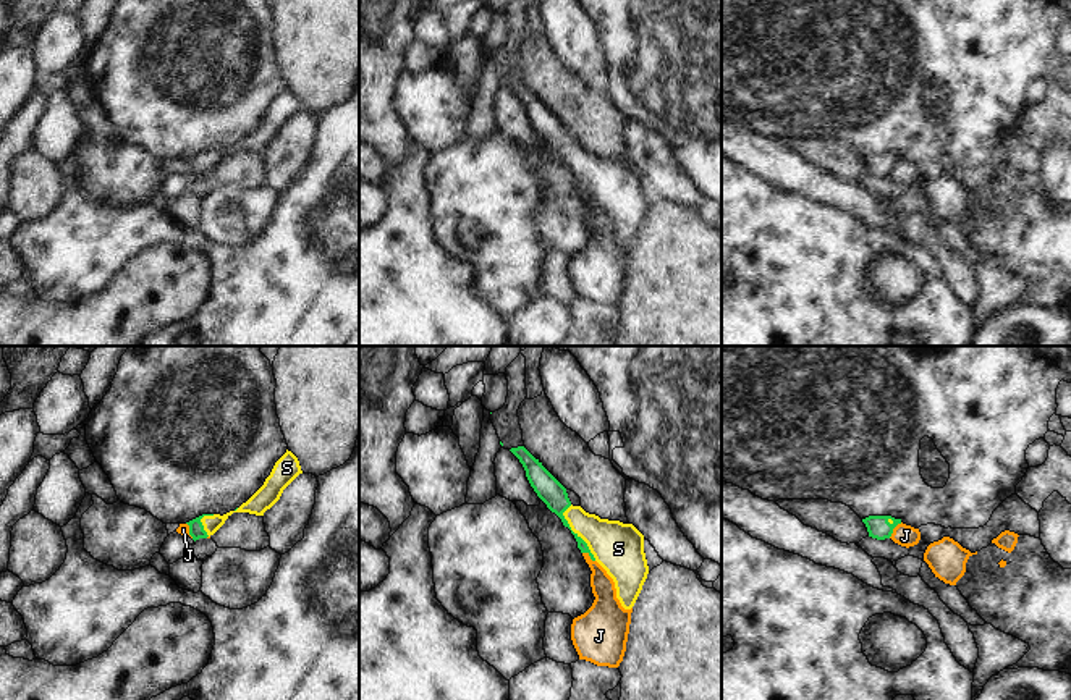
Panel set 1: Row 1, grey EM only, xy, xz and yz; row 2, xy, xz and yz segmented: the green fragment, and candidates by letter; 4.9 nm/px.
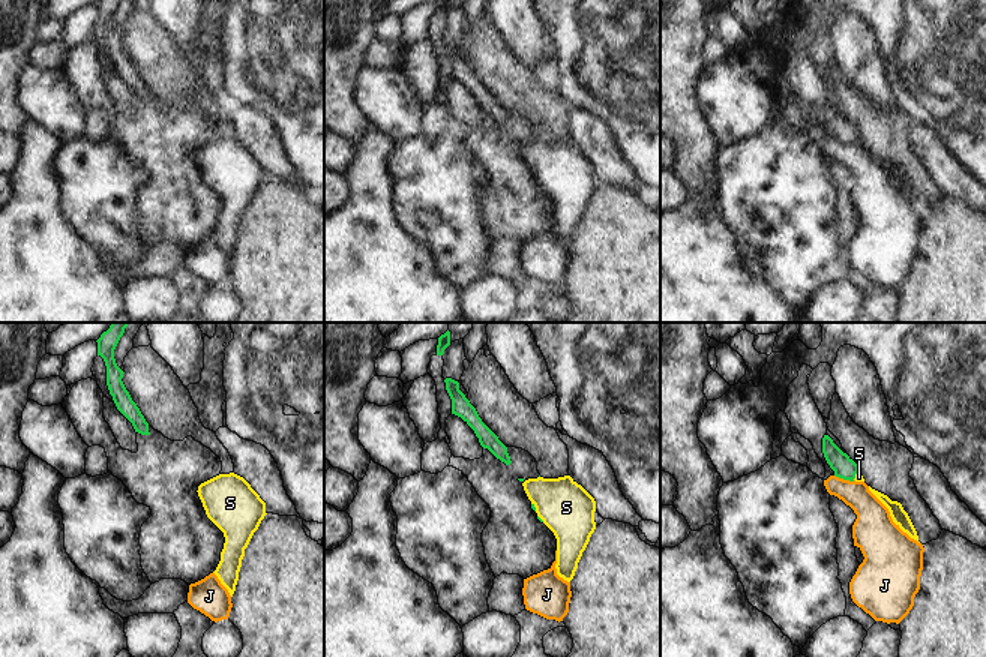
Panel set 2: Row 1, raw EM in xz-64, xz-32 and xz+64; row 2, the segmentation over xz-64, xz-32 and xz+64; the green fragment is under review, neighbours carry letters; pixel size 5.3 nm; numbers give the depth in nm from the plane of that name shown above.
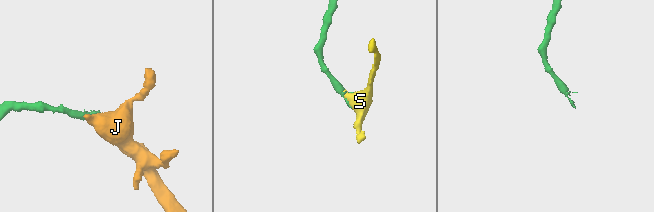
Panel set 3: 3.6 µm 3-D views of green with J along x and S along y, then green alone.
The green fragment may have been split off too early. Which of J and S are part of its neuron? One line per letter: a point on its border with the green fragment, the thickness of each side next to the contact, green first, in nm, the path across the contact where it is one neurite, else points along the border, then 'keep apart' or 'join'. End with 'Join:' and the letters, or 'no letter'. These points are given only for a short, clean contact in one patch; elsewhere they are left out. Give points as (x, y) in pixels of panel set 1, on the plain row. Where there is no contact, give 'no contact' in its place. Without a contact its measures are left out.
J: contact yz (893, 165); calibres 120 and 110 nm; border yz (901, 160), (888, 175); keep apart
S: contact xz (573, 170); calibres 120 and 240 nm; way xz (549, 126), (563, 146), (573, 170), (591, 170), (618, 186); join
Join: S

